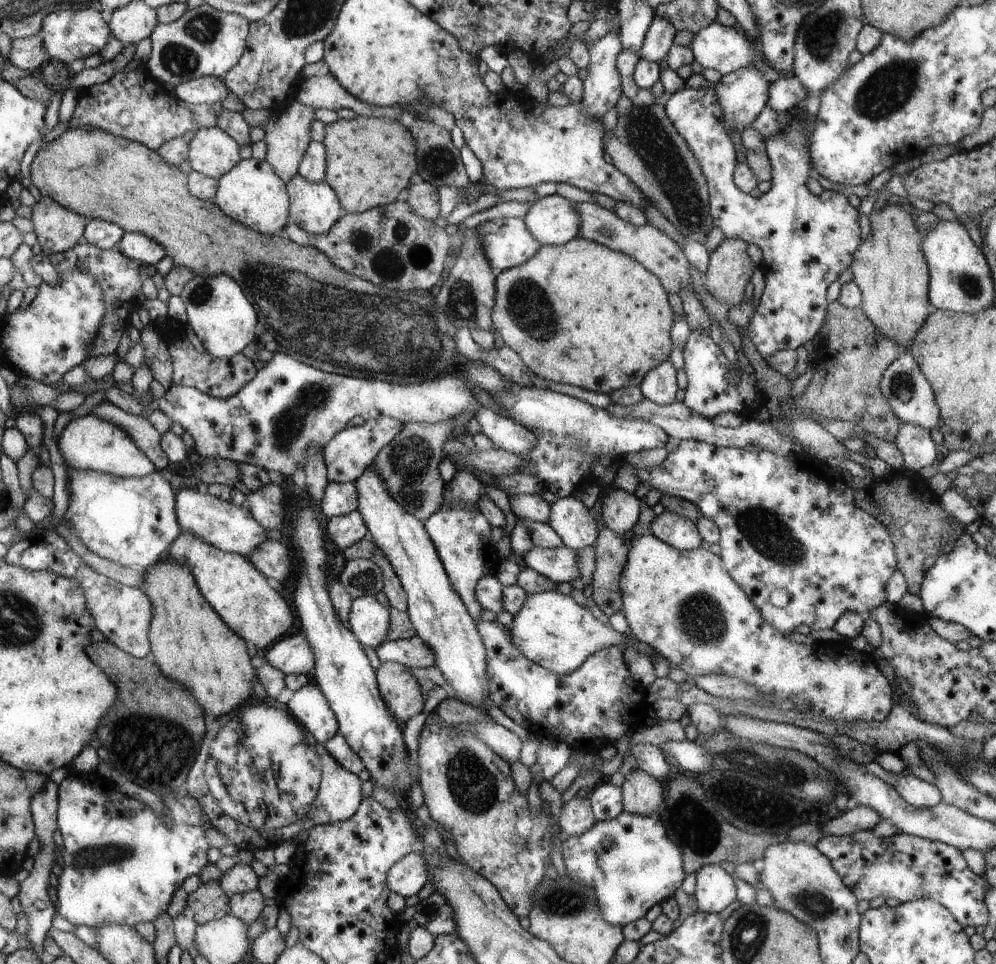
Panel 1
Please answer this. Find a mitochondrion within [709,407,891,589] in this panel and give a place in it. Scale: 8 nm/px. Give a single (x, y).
(766, 532)

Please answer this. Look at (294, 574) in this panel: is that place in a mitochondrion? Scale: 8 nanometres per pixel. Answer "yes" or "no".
no

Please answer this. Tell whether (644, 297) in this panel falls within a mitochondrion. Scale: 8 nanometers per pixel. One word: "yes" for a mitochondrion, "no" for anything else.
no

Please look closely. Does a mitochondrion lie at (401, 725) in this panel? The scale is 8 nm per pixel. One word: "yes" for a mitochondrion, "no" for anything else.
no

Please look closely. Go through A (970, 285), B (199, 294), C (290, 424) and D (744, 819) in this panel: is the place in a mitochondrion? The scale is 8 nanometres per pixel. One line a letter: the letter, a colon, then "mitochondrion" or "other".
A: mitochondrion
B: mitochondrion
C: mitochondrion
D: other

